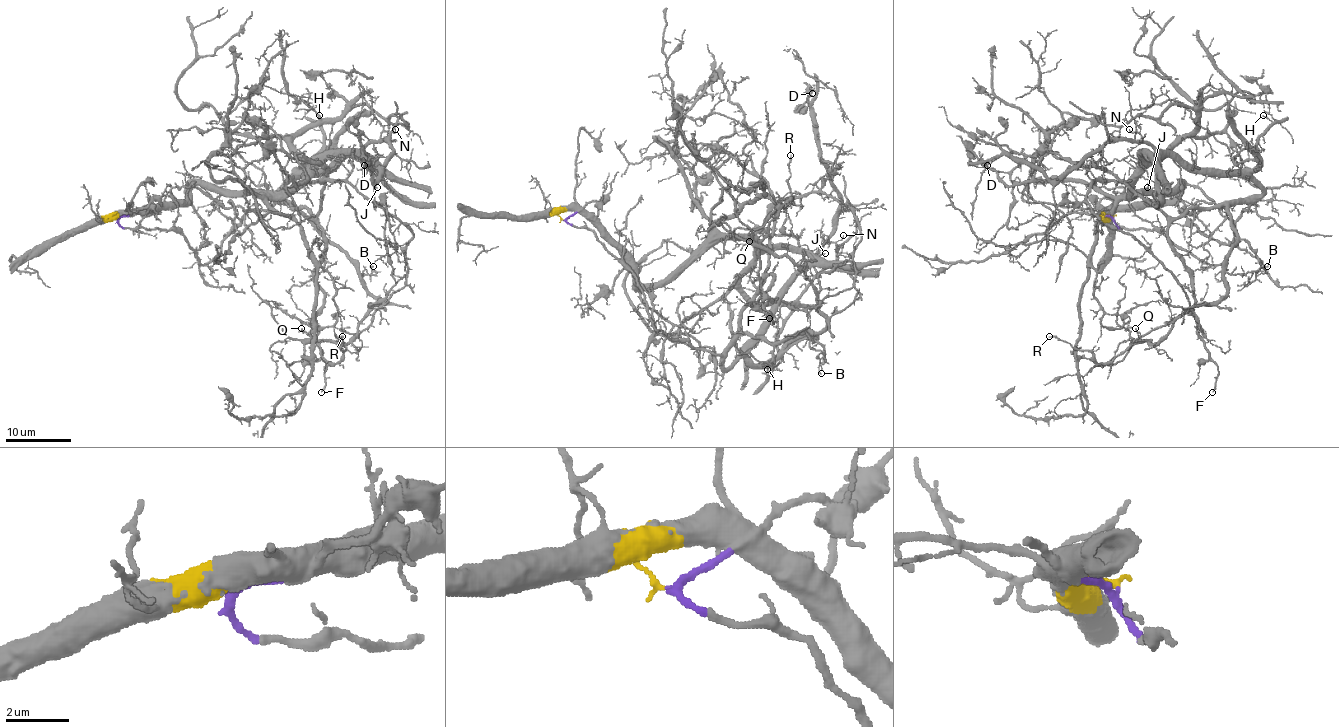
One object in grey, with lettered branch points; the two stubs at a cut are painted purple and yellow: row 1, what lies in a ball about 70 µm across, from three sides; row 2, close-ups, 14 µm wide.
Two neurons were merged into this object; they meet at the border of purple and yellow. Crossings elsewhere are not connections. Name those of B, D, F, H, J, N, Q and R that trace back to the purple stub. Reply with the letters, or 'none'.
B, D, F, H, J, N, Q, R

